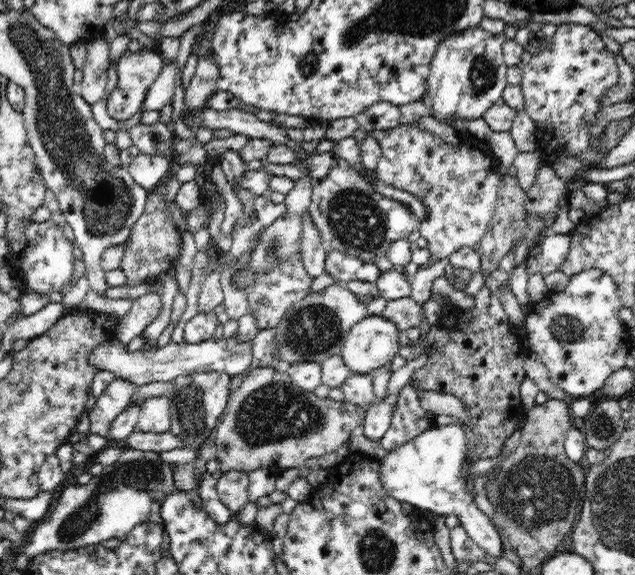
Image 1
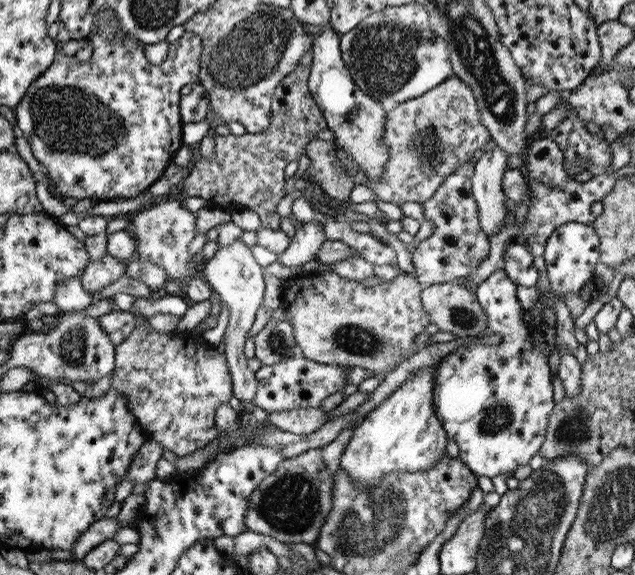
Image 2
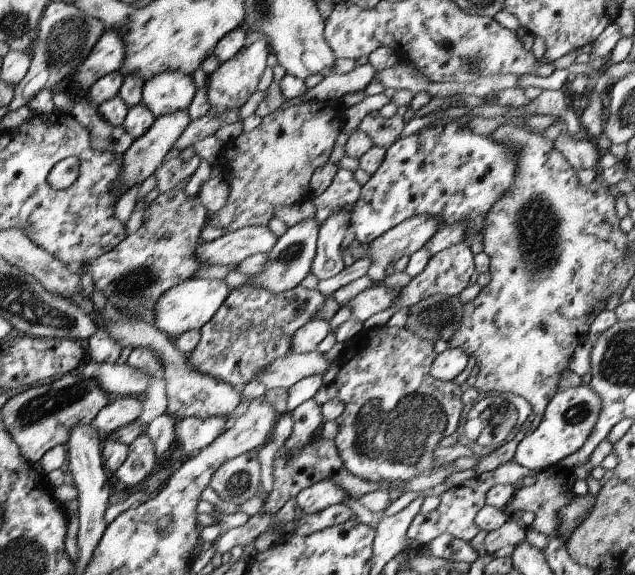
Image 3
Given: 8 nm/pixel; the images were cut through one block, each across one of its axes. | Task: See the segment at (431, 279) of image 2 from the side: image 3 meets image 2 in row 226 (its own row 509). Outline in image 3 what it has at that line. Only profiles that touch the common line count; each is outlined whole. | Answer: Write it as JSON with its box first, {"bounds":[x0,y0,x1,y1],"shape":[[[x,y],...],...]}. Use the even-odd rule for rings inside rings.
{"bounds":[407,462,537,550],"shape":[[[505,462],[503,466],[495,468],[493,472],[483,472],[483,474],[479,474],[479,476],[475,476],[475,478],[463,480],[463,484],[459,484],[457,488],[449,488],[447,492],[441,494],[441,502],[439,502],[439,506],[437,506],[435,510],[431,510],[431,512],[427,512],[427,514],[417,514],[417,516],[411,520],[411,524],[409,524],[409,528],[407,528],[407,538],[411,540],[411,544],[421,546],[423,550],[425,550],[425,546],[429,546],[429,542],[433,542],[433,540],[435,540],[437,536],[441,536],[441,534],[449,534],[449,536],[453,536],[453,538],[463,540],[463,542],[469,544],[469,542],[477,536],[477,532],[479,532],[479,528],[475,526],[475,514],[477,514],[483,506],[487,506],[487,504],[485,504],[487,490],[493,488],[493,486],[497,486],[497,484],[519,486],[525,476],[531,476],[531,478],[533,478],[535,474],[537,474],[537,472],[529,472],[529,470],[521,468],[521,466],[517,466],[515,462]]]}

